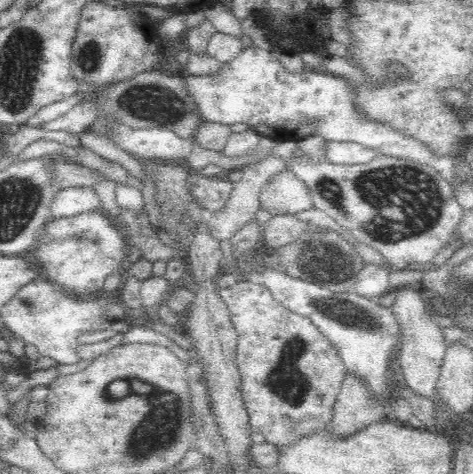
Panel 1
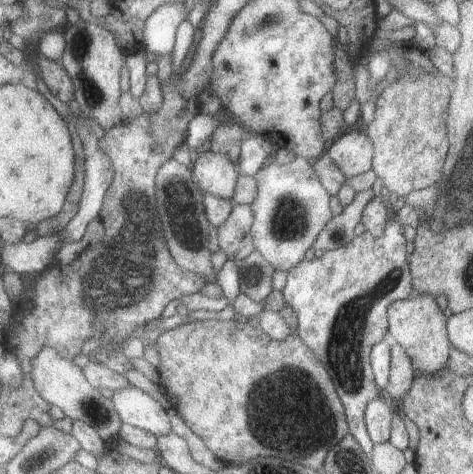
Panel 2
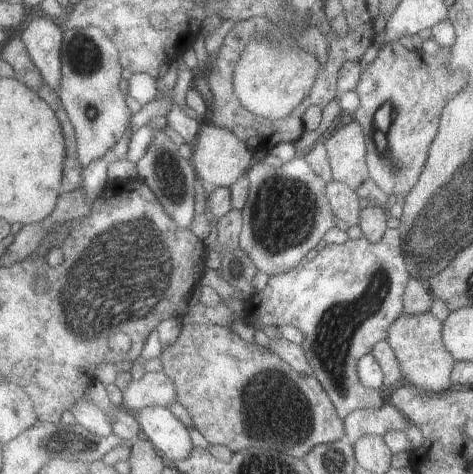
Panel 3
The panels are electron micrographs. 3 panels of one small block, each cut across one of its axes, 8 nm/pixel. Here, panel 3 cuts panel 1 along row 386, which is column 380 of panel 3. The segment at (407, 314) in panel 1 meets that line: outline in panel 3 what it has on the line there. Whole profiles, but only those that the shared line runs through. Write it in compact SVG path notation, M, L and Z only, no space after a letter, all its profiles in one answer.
M385 404L379 410L353 410L343 418L343 422L345 422L345 438L351 444L355 444L365 434L385 436L387 432L393 430L403 432L405 428L411 426L411 422L391 404Z

